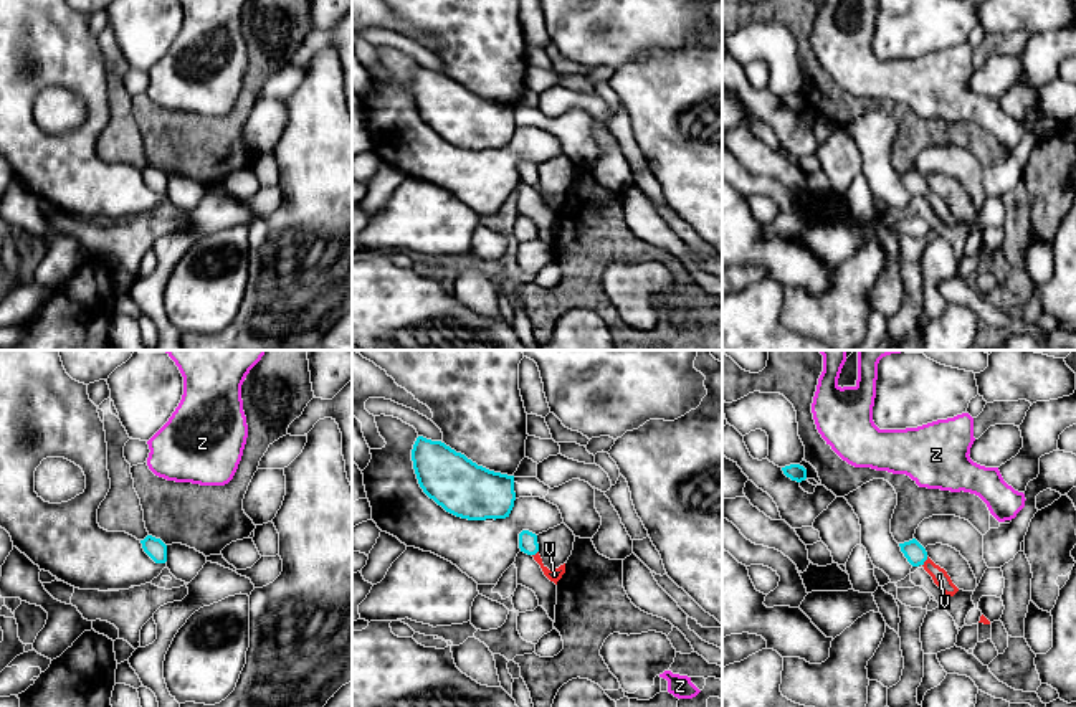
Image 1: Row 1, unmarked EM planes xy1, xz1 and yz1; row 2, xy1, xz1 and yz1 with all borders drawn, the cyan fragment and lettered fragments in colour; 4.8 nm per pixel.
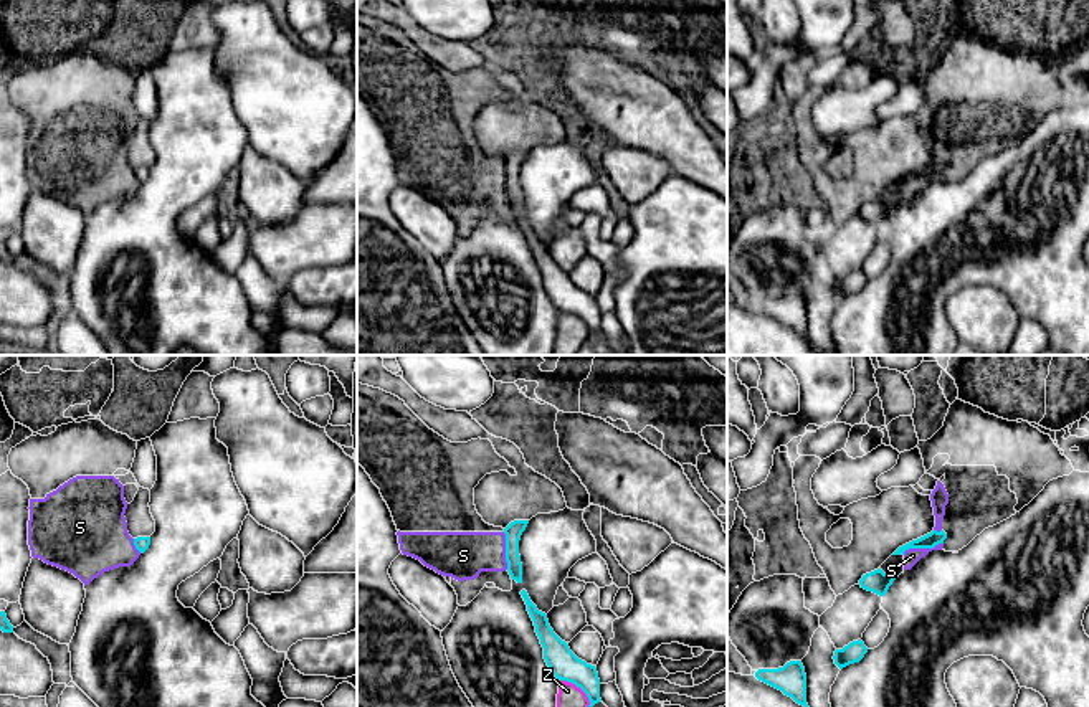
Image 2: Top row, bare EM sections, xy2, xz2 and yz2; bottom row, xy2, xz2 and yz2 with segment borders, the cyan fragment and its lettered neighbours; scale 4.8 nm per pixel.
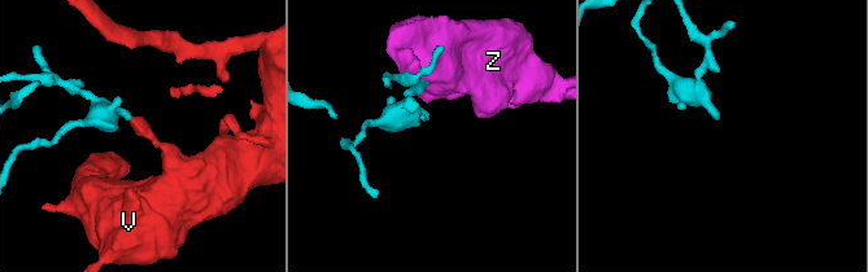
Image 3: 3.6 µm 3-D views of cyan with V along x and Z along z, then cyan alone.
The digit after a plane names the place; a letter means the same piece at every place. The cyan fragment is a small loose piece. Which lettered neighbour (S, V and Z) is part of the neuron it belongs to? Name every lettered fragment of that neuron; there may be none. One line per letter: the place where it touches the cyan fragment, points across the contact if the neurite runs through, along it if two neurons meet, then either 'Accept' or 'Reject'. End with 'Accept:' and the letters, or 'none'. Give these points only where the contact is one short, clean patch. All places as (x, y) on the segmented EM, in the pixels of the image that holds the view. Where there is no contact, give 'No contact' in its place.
S: Touches cyan at yz2 (922, 547). Boundary: yz2 (942, 542), (932, 547), (909, 547), (903, 554). Reject
V: Touches cyan at yz1 (924, 560). Path across: yz1 (914, 552), (924, 560), (939, 575). Accept
Z: Touches cyan at xz2 (579, 686). Boundary: xz2 (561, 679), (574, 683), (590, 704). Reject
Accept: V

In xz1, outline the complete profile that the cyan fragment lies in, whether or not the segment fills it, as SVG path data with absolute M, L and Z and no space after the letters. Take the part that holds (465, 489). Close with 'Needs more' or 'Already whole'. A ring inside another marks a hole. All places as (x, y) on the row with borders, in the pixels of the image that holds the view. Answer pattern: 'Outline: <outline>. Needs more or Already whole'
Outline: M423 436L413 444L412 461L423 492L446 512L468 520L509 517L516 501L514 476L478 466Z. Already whole

